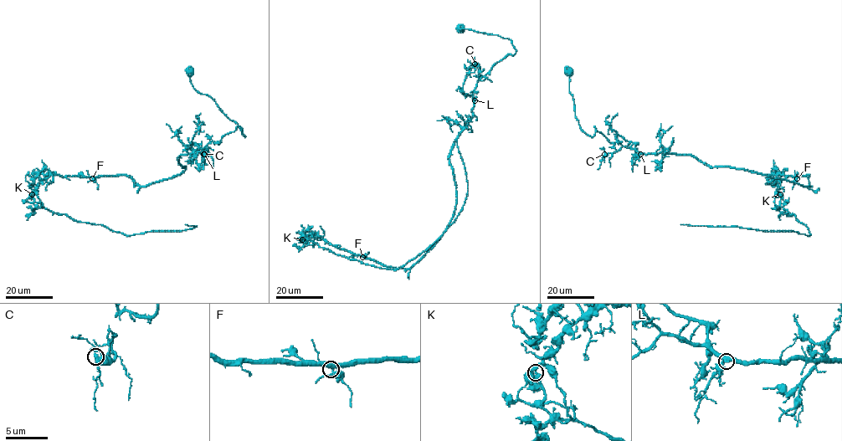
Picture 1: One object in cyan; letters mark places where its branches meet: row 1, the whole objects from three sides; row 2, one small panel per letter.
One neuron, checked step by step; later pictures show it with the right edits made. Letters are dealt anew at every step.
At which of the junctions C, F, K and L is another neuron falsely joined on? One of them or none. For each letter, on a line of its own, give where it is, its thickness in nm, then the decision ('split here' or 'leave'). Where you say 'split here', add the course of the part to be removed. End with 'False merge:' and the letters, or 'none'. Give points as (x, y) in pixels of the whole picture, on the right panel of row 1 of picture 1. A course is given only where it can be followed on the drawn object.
C: (604, 154) | 320 nm | leave
F: (797, 178) | 360 nm | leave
K: (780, 194) | 300 nm | split here | (780, 193), (780, 207), (805, 225), (810, 234), (680, 224)
L: (640, 154) | 400 nm | leave
False merge: K

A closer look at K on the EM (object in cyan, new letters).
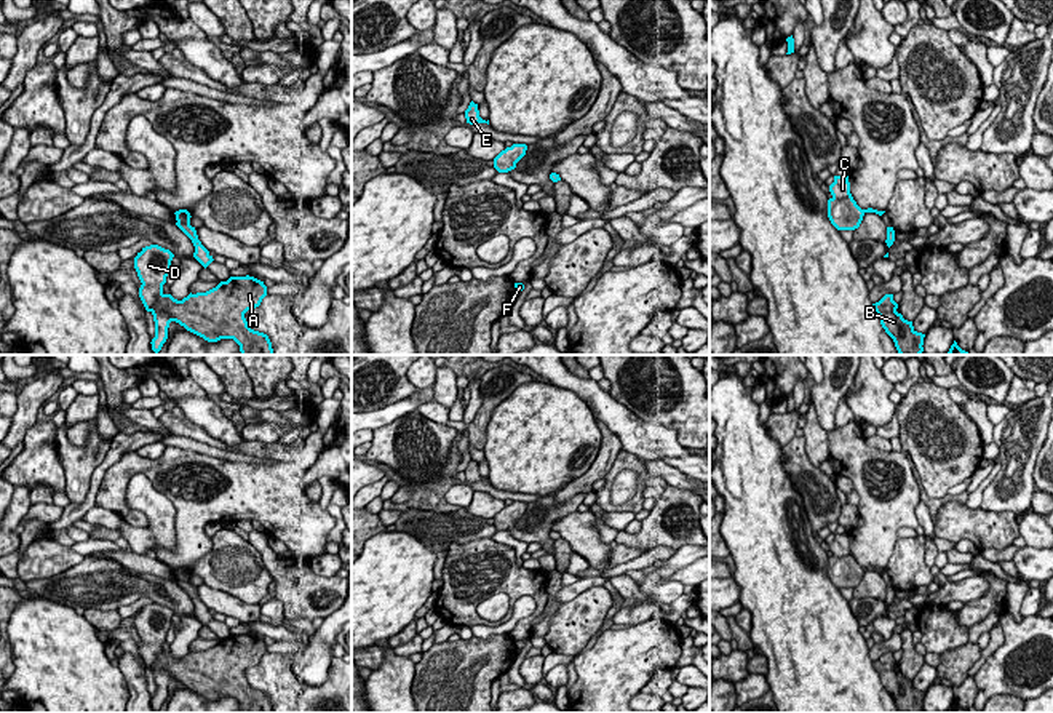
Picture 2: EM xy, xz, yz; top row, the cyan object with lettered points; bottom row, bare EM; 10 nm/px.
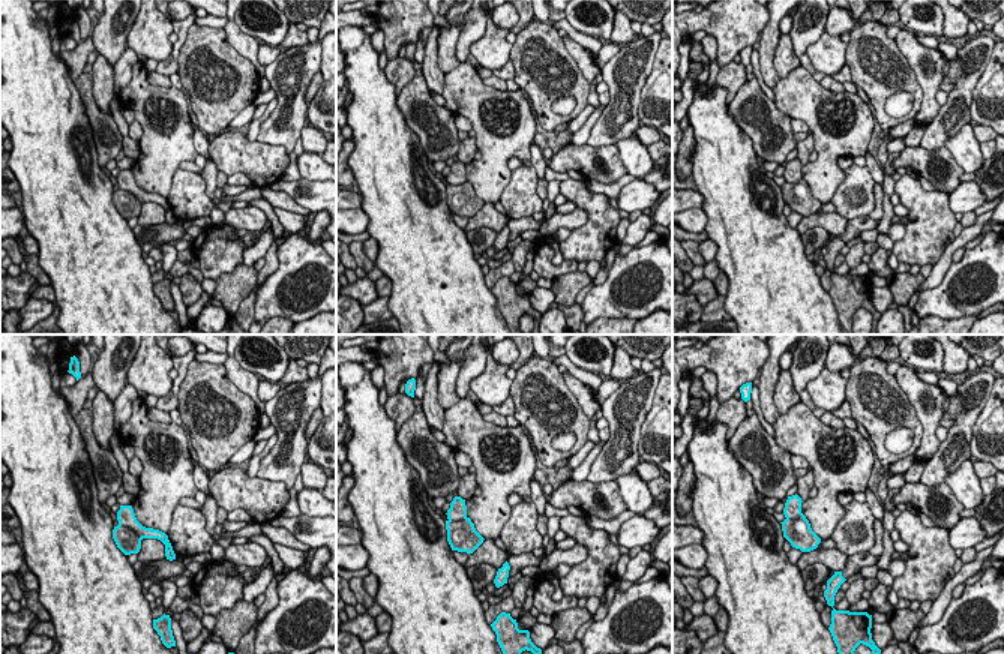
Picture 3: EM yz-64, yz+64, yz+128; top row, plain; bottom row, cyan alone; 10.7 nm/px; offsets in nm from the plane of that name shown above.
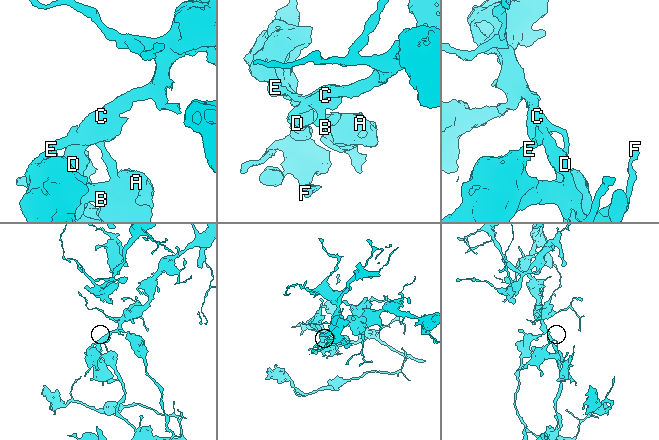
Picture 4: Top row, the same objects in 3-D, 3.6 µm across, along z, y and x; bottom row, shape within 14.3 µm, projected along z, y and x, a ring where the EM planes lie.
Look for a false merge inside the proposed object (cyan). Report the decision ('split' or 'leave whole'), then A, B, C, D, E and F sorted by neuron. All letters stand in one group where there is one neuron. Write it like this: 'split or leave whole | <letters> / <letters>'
split | A B E / C D F

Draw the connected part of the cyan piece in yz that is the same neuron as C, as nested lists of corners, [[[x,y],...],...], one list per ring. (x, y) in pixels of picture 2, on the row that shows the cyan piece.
[[[834,176],[834,182],[829,185],[829,192],[834,198],[852,197],[848,176]]]

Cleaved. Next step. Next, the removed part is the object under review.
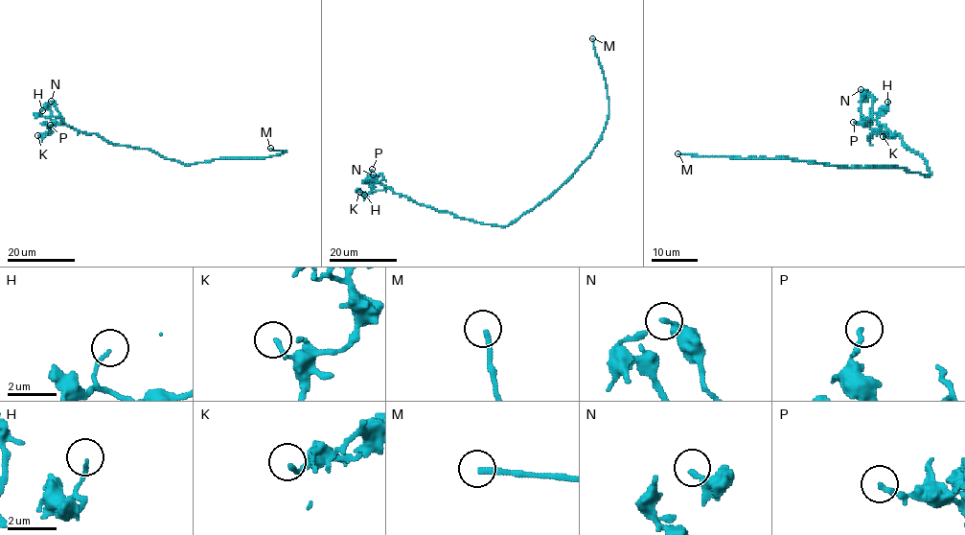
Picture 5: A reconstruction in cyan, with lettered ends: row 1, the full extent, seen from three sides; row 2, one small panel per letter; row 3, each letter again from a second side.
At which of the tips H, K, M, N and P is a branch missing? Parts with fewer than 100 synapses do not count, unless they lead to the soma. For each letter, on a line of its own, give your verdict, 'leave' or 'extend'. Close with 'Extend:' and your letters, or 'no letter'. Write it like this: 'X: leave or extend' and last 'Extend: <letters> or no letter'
H: leave
K: leave
M: extend
N: leave
P: leave
Extend: M

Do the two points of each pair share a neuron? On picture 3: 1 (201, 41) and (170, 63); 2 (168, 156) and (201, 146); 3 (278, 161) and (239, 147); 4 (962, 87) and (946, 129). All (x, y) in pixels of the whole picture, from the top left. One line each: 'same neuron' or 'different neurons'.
1: different neurons
2: different neurons
3: same neuron
4: same neuron

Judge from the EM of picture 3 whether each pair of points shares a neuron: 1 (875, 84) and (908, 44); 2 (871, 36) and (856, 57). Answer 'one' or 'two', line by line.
1: two
2: one

